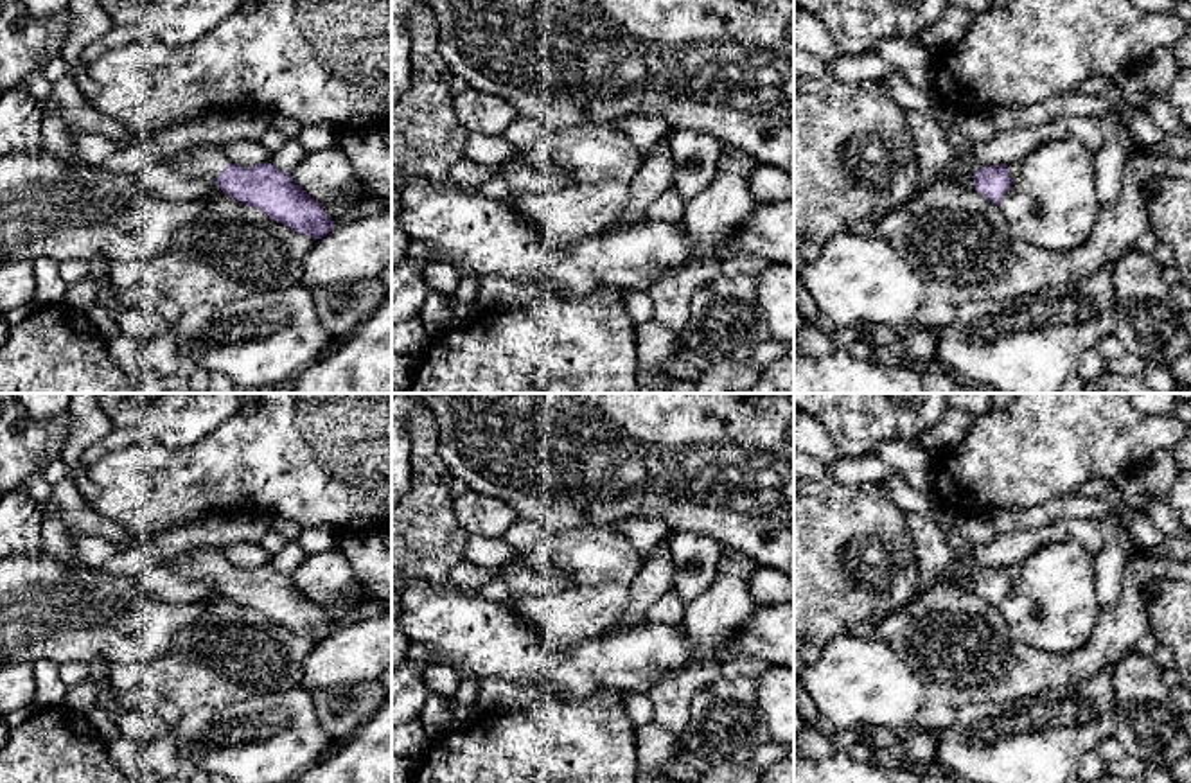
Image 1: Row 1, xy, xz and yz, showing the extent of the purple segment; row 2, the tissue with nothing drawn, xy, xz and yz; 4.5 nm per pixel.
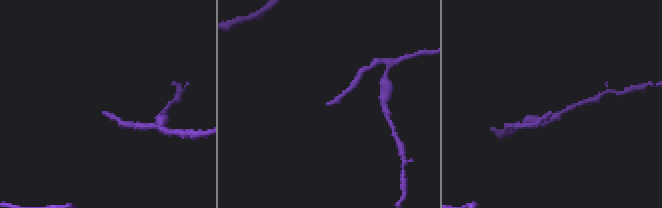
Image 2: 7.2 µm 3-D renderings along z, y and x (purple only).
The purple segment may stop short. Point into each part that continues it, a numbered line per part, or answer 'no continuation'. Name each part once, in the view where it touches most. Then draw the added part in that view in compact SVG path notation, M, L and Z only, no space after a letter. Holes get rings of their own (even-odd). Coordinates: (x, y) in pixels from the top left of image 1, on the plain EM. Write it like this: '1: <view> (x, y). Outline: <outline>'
1: xy (207, 563). Outline: M214 546L189 550L174 559L169 559L169 564L174 571L174 576L187 582L214 582L230 566L225 551Z

